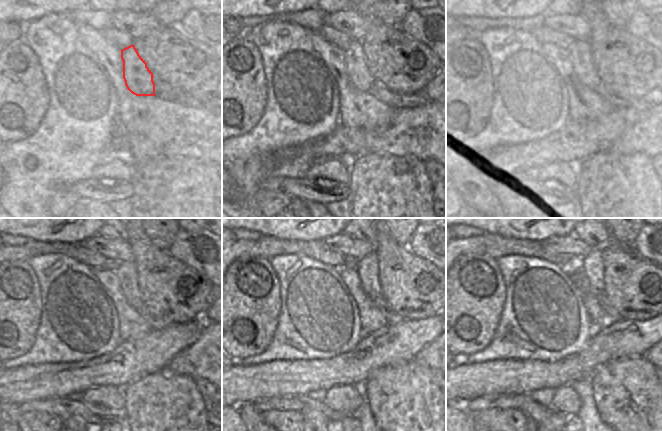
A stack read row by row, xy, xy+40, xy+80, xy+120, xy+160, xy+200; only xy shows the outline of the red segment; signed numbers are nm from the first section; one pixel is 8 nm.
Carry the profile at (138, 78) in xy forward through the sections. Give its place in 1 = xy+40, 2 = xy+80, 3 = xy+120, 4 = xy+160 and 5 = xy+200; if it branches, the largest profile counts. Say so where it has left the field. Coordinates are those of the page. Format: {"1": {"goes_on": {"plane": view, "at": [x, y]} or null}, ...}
{"1": {"goes_on": {"plane": "xy+40", "at": [357, 70]}}, "2": {"goes_on": {"plane": "xy+80", "at": [580, 51]}}, "3": {"goes_on": {"plane": "xy+120", "at": [128, 274]}}, "4": {"goes_on": {"plane": "xy+160", "at": [367, 267]}}, "5": {"goes_on": {"plane": "xy+200", "at": [592, 265]}}}

